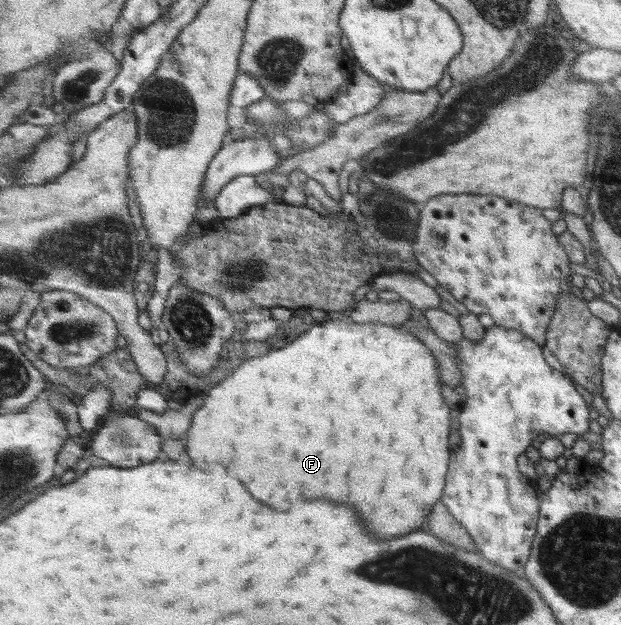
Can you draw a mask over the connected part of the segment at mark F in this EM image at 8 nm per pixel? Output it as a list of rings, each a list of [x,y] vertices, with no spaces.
[[[324,320],[303,327],[301,335],[282,348],[271,349],[259,357],[246,359],[241,362],[226,378],[213,386],[204,397],[203,405],[194,412],[190,428],[185,435],[185,451],[196,466],[202,466],[202,462],[218,462],[224,468],[230,468],[240,480],[244,480],[246,488],[254,492],[256,500],[262,500],[266,506],[288,510],[294,500],[300,496],[304,500],[336,500],[342,504],[352,504],[356,498],[356,512],[362,518],[364,526],[376,536],[376,538],[395,538],[420,529],[422,522],[434,504],[444,494],[445,479],[449,472],[448,436],[450,436],[450,406],[444,404],[440,394],[440,382],[438,382],[437,366],[439,362],[427,345],[405,330],[400,330],[394,325],[384,325],[378,322],[355,323],[351,320],[334,321]]]

